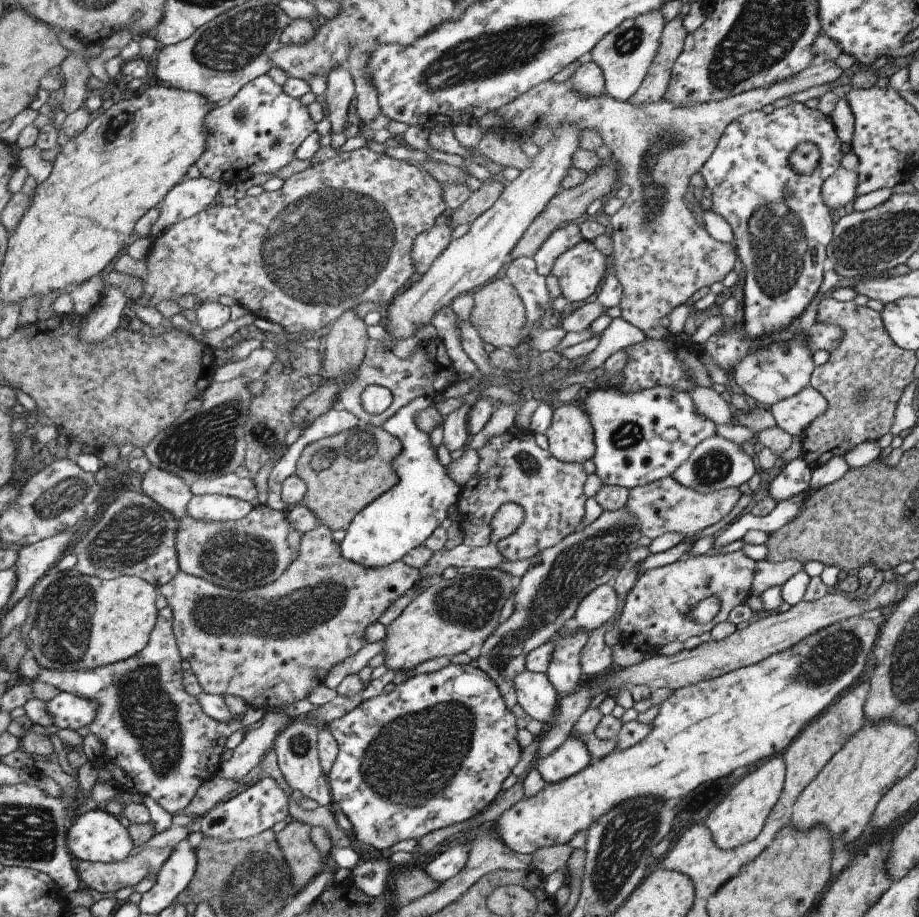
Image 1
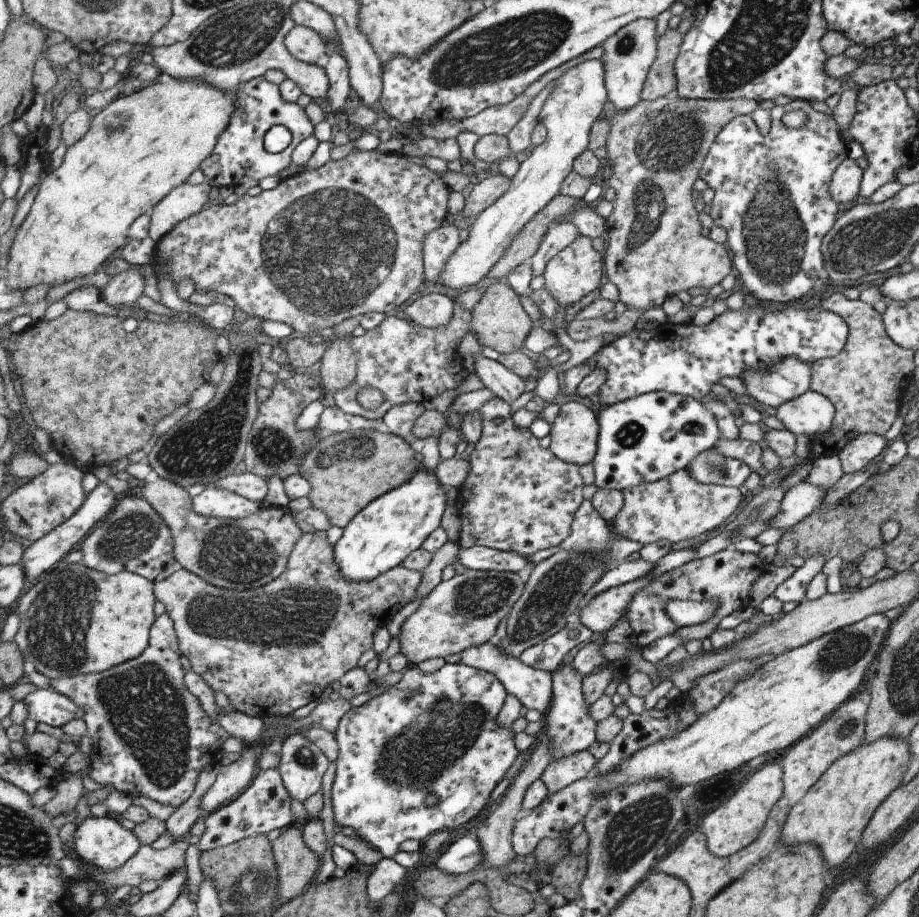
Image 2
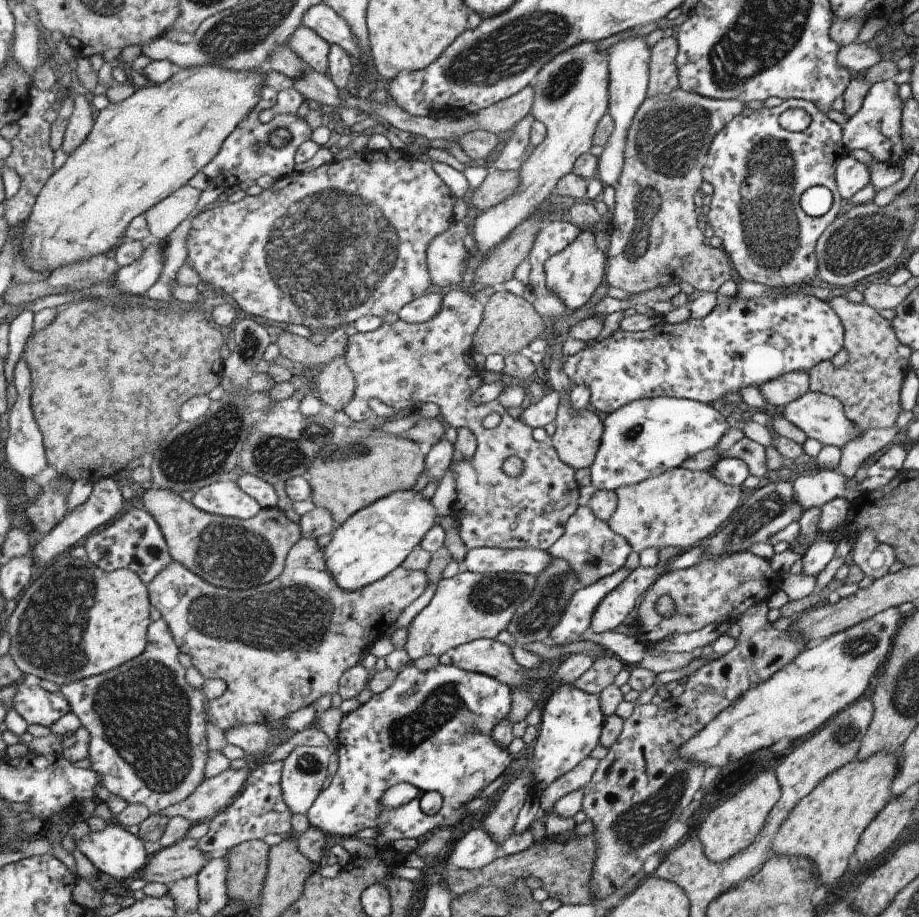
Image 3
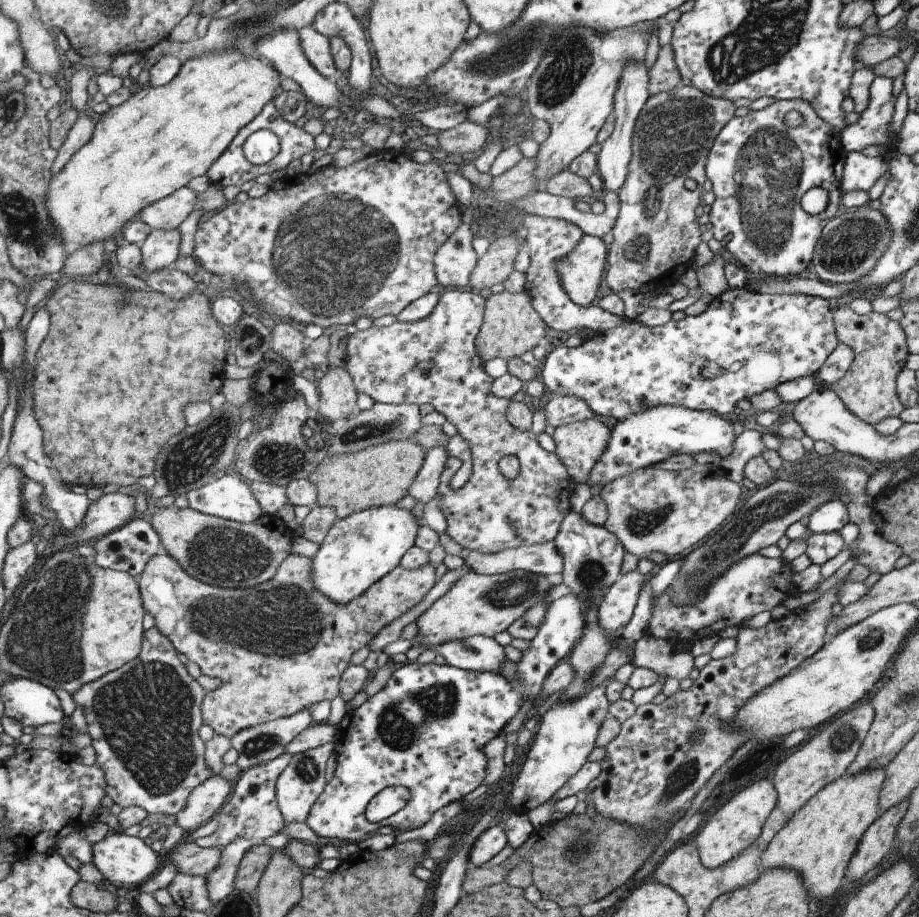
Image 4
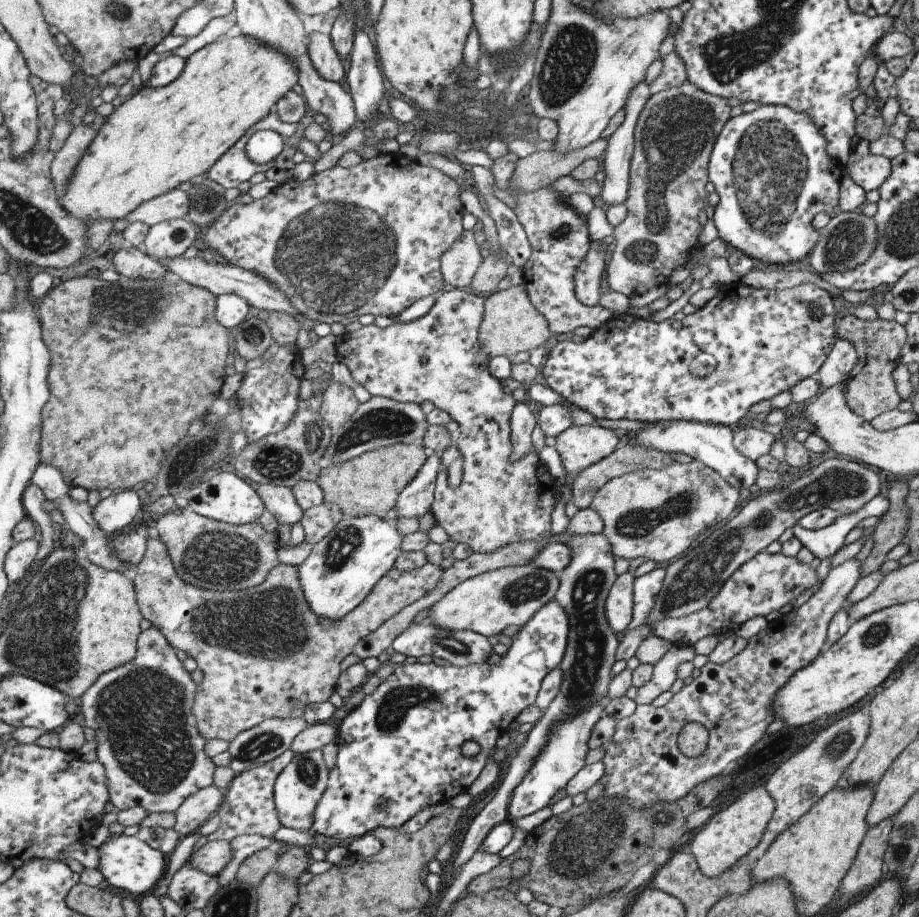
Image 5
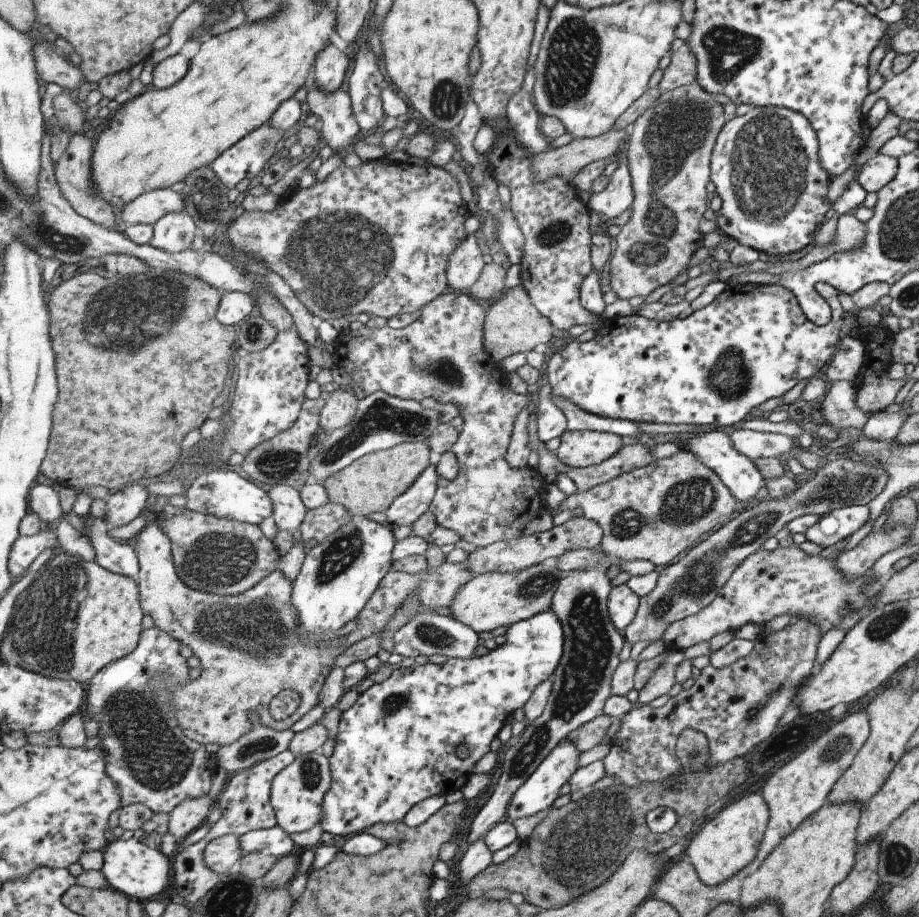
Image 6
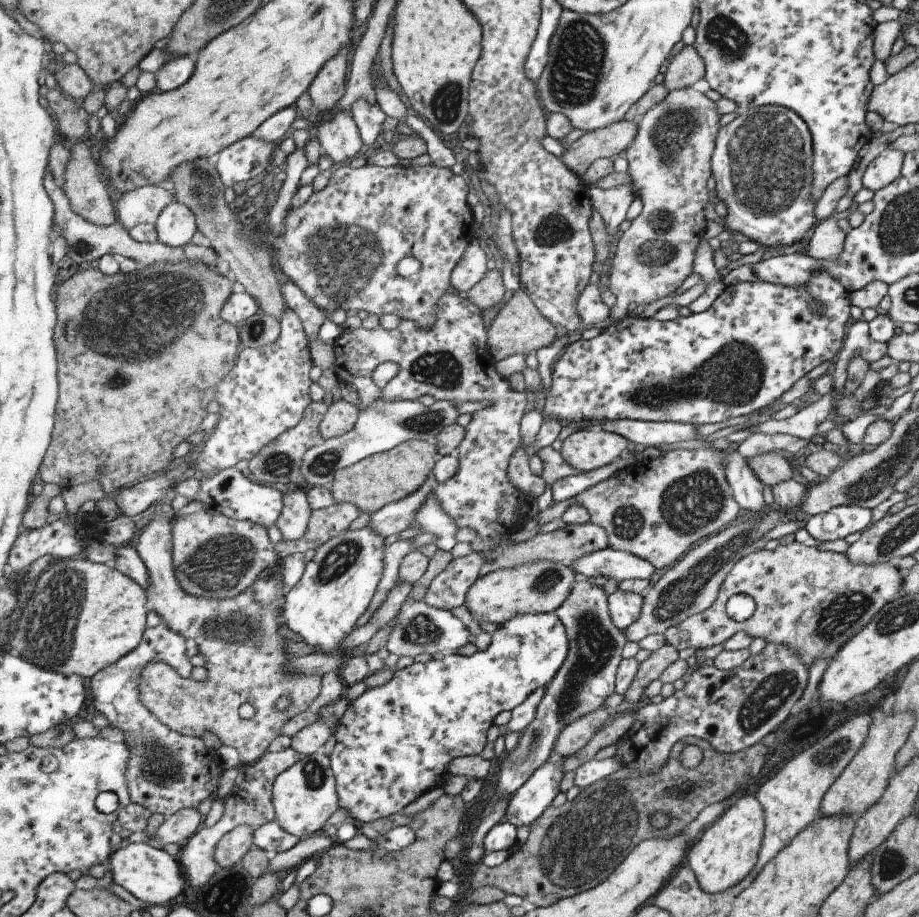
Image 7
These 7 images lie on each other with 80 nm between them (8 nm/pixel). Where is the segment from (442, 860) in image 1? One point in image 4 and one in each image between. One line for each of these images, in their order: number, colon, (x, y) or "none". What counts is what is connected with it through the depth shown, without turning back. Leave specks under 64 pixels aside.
2: (465, 855)
3: (477, 849)
4: (494, 839)

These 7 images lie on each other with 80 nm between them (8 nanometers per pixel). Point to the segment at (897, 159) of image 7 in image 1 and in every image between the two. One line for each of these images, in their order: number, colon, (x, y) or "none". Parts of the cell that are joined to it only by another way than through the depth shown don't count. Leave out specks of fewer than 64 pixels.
1: (838, 190)
2: (843, 186)
3: (850, 175)
4: (859, 173)
5: (869, 171)
6: (875, 171)

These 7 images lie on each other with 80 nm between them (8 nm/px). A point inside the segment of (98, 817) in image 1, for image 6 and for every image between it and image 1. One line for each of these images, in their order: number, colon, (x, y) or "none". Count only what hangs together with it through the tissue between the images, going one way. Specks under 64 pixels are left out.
2: (103, 842)
3: (112, 850)
4: (126, 860)
5: (128, 862)
6: (143, 873)

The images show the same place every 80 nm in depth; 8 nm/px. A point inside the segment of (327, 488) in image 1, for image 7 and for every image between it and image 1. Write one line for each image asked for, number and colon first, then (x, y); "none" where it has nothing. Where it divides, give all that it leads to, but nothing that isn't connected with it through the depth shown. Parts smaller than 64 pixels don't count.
2: (347, 471)
3: (346, 477)
4: (382, 474)
5: (370, 484)
6: (371, 484)
7: (372, 483)

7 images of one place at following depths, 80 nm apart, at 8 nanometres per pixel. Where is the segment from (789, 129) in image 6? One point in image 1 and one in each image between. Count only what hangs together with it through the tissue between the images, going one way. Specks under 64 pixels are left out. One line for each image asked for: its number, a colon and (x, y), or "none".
1: (781, 243)
2: (770, 196)
3: (758, 171)
4: (759, 169)
5: (770, 169)

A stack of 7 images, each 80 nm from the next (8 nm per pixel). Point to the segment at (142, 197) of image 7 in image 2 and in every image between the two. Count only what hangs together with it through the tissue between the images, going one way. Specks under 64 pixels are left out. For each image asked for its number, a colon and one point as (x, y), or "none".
2: (186, 200)
3: (164, 218)
4: (169, 213)
5: (176, 204)
6: (149, 208)

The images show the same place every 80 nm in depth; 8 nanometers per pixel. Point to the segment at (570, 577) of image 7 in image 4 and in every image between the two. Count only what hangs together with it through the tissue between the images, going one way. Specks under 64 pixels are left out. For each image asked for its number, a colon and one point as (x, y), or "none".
4: (478, 604)
5: (488, 603)
6: (491, 600)

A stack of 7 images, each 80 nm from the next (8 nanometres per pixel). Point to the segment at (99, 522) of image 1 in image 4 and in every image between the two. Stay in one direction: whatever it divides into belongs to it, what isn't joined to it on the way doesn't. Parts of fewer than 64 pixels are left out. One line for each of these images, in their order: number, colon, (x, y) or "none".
2: (134, 537)
3: (135, 541)
4: (130, 548)

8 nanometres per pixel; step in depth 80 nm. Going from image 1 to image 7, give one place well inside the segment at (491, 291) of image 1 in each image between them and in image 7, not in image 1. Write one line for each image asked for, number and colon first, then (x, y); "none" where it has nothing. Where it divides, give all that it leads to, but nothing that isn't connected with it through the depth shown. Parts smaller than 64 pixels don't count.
2: (499, 320)
3: (510, 323)
4: (512, 327)
5: (512, 325)
6: (514, 324)
7: (518, 327)

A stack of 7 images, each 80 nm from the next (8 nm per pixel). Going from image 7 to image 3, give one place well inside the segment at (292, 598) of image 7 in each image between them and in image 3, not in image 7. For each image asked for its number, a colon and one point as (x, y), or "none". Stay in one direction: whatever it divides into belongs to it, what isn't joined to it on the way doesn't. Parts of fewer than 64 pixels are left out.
3: (374, 542)
4: (358, 551)
5: (340, 572)
6: (338, 576)

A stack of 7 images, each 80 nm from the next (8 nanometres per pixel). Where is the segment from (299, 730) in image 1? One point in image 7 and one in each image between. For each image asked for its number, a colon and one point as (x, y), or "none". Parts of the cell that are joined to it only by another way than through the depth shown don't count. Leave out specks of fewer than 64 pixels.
2: (303, 764)
3: (305, 770)
4: (300, 785)
5: (299, 789)
6: (298, 792)
7: (305, 796)

